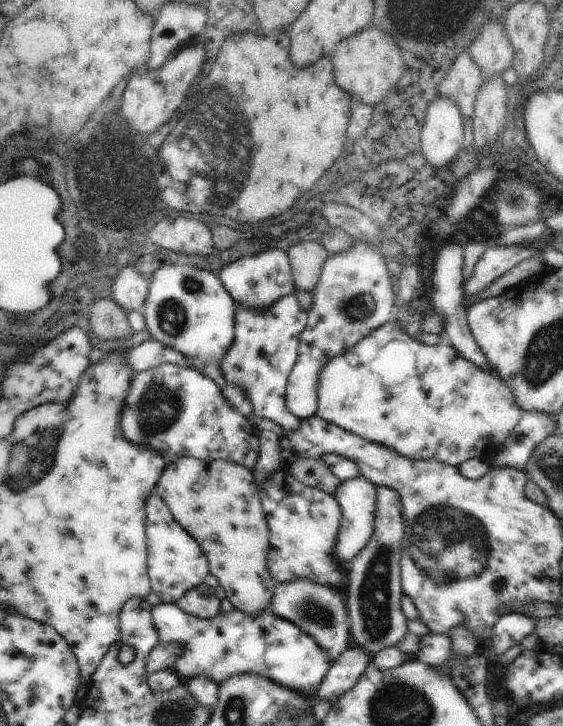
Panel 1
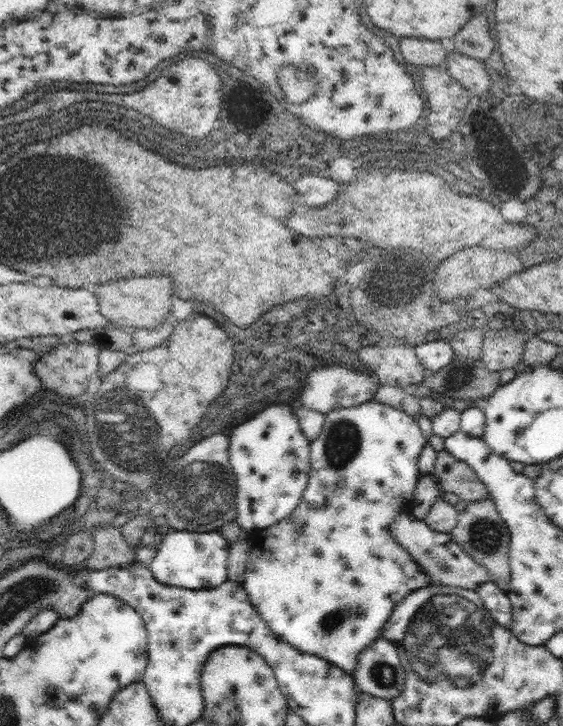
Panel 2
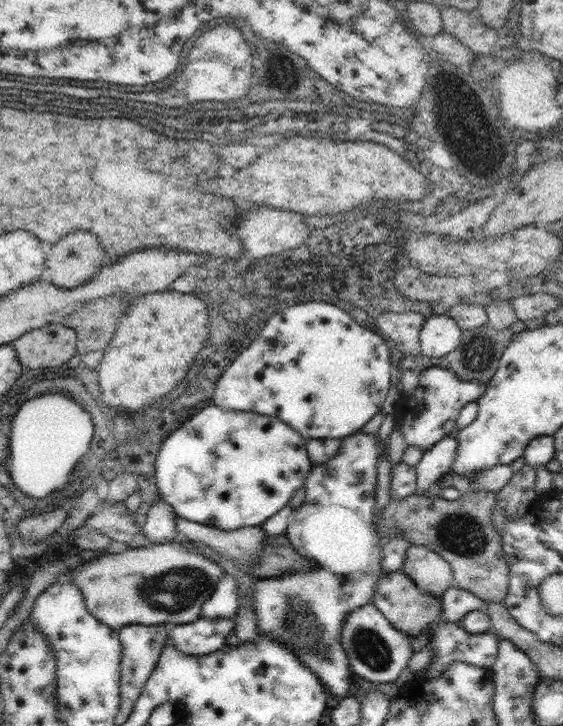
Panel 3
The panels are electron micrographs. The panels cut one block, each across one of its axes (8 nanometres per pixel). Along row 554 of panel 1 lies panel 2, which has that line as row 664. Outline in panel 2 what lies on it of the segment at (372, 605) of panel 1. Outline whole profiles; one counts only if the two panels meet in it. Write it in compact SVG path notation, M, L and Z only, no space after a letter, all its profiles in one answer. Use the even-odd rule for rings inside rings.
M379 636L361 652L361 656L357 656L353 680L361 694L389 702L397 698L405 684L405 670L397 658L397 648Z

